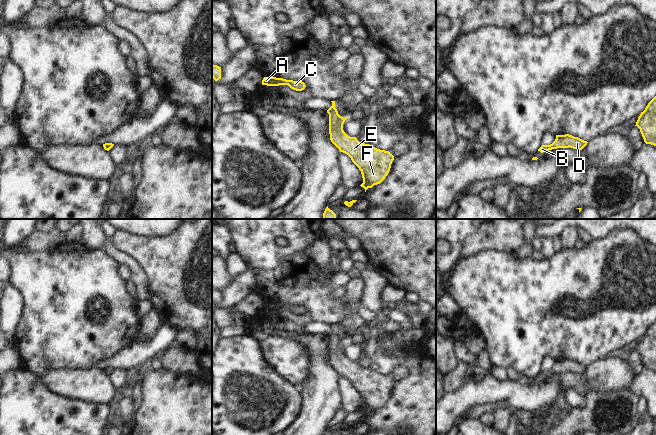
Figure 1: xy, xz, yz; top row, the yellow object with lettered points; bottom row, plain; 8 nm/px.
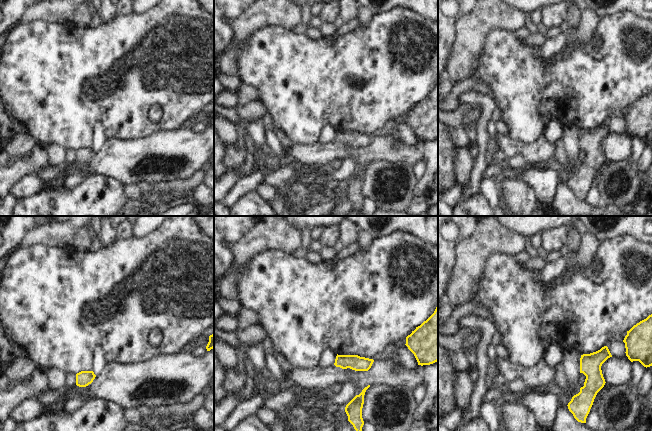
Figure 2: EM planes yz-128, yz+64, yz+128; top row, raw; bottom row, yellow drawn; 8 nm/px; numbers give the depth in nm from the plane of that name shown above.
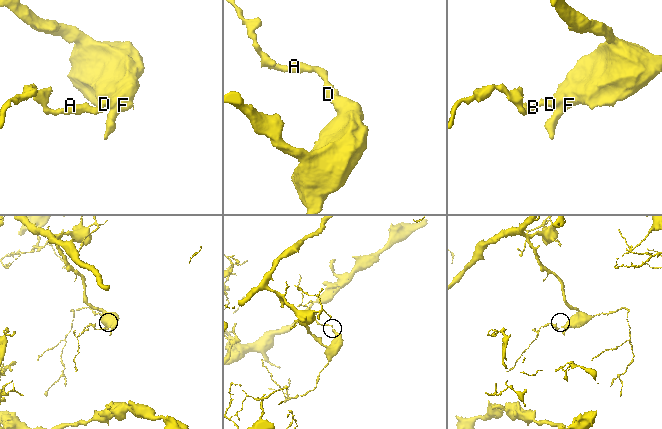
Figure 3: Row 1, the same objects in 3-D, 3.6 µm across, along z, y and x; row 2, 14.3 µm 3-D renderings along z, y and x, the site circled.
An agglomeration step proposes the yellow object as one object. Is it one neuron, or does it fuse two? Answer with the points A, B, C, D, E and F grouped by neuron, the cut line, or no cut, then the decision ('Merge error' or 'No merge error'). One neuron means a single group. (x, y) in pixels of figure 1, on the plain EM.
Groups: A B C D E F. No split. No merge error.

